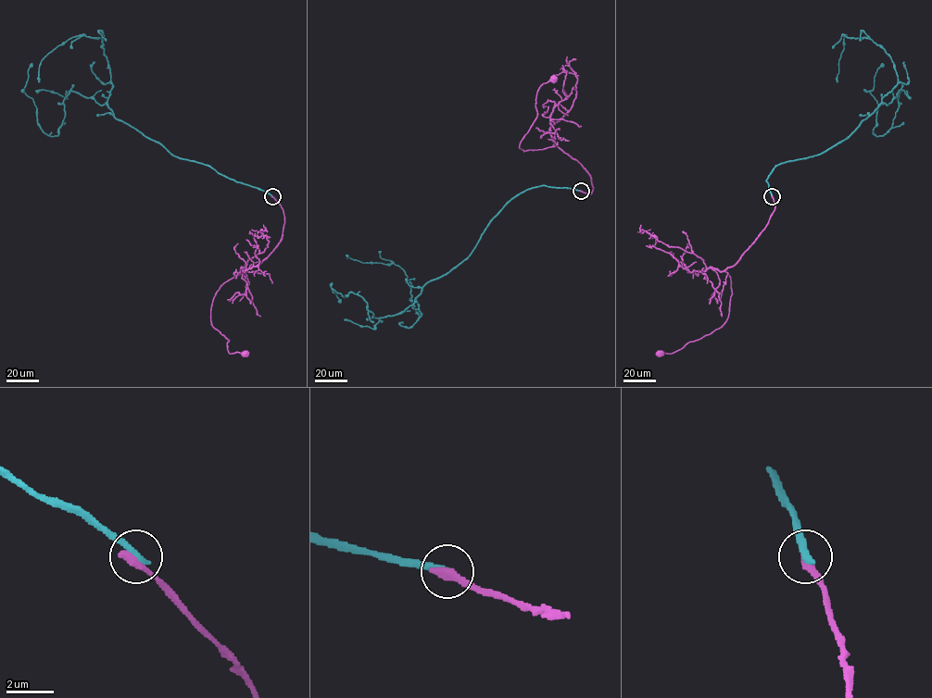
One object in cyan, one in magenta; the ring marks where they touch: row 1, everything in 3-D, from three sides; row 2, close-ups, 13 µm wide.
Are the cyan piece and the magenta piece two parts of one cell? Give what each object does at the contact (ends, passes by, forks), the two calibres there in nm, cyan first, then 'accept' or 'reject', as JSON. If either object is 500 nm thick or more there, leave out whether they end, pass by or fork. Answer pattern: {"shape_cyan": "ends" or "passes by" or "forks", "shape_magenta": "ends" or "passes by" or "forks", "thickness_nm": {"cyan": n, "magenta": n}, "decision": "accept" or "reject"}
{"shape_cyan": "ends", "shape_magenta": "ends", "thickness_nm": {"cyan": 320, "magenta": 440}, "decision": "reject"}

